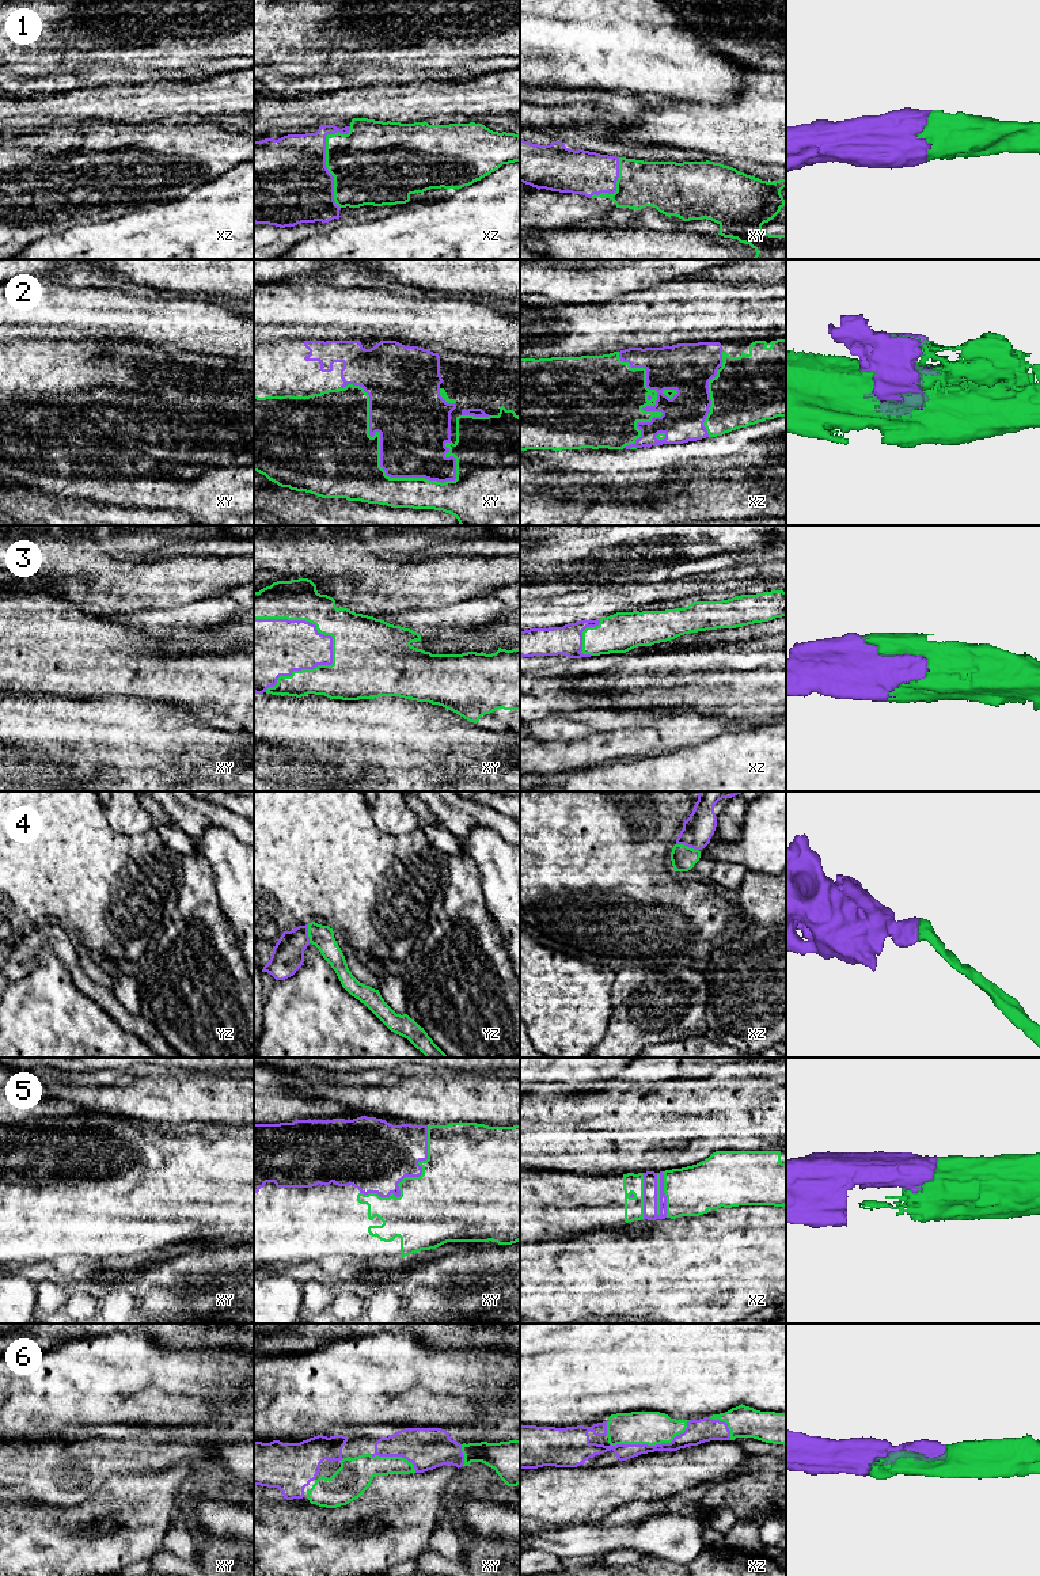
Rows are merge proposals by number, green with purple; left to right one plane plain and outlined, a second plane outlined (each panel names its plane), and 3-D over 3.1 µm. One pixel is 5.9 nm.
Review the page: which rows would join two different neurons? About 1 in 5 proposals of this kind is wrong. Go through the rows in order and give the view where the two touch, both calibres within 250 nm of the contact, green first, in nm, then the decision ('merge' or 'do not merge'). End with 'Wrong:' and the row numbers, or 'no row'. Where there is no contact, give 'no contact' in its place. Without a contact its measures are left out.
1: xz | 440/460 nm | merge
2: xy | 460/420 nm | do not merge
3: xy | 280/340 nm | merge
4: xz | 150/180 nm | merge
5: xy | 440/420 nm | merge
6: xz | 200/120 nm | merge
Wrong: 2

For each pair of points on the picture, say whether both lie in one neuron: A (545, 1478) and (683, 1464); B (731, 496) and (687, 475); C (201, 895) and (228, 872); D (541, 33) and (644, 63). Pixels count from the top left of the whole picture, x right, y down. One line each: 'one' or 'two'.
A: one
B: one
C: two
D: one

